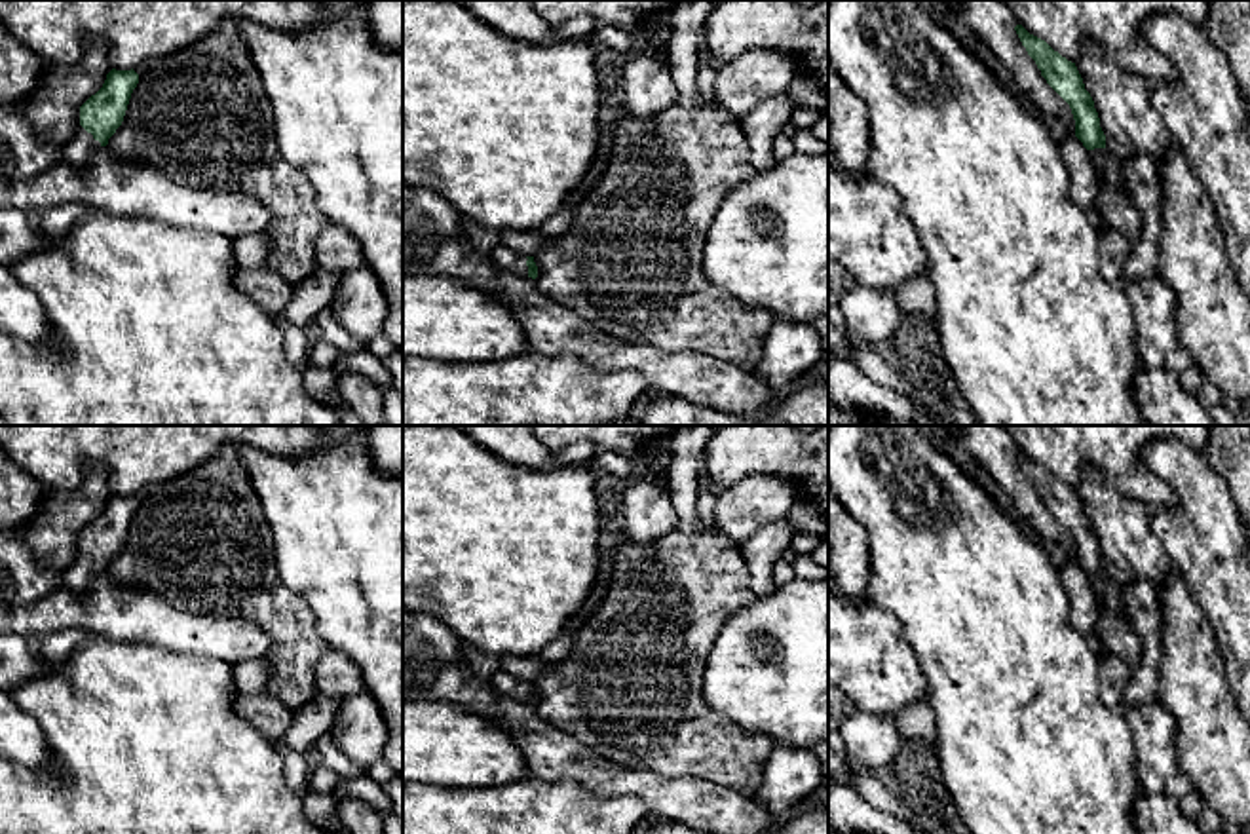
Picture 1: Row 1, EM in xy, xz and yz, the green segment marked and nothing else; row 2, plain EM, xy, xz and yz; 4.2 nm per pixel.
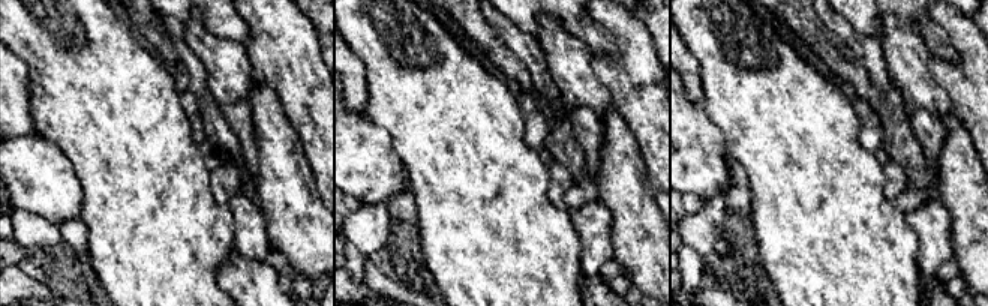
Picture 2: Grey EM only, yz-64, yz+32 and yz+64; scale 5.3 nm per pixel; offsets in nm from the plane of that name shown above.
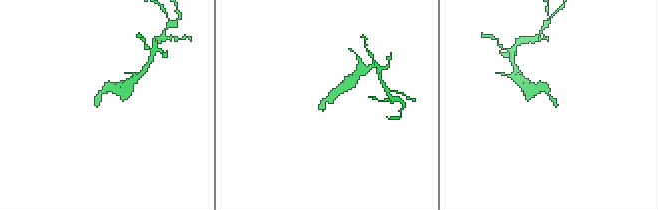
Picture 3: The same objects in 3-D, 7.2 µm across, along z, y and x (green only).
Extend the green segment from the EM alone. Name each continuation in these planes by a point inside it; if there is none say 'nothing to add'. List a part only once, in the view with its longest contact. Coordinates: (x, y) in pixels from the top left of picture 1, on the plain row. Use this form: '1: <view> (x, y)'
1: xy (78, 576)

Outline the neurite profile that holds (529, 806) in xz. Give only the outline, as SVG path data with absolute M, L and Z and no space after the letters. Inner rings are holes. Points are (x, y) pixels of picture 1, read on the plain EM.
M524 777L477 790L403 785L403 834L633 834L646 815L636 796L597 800L572 781Z

